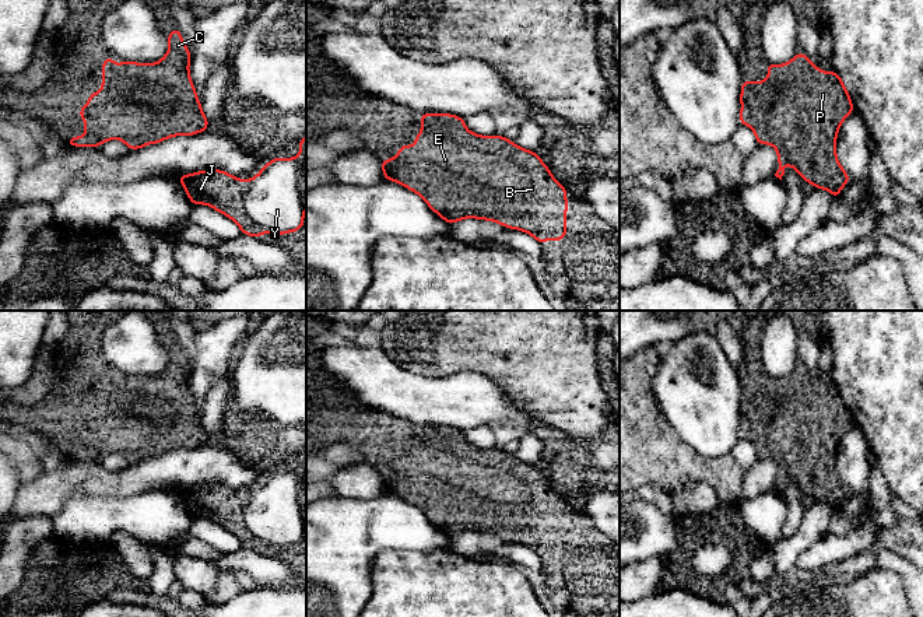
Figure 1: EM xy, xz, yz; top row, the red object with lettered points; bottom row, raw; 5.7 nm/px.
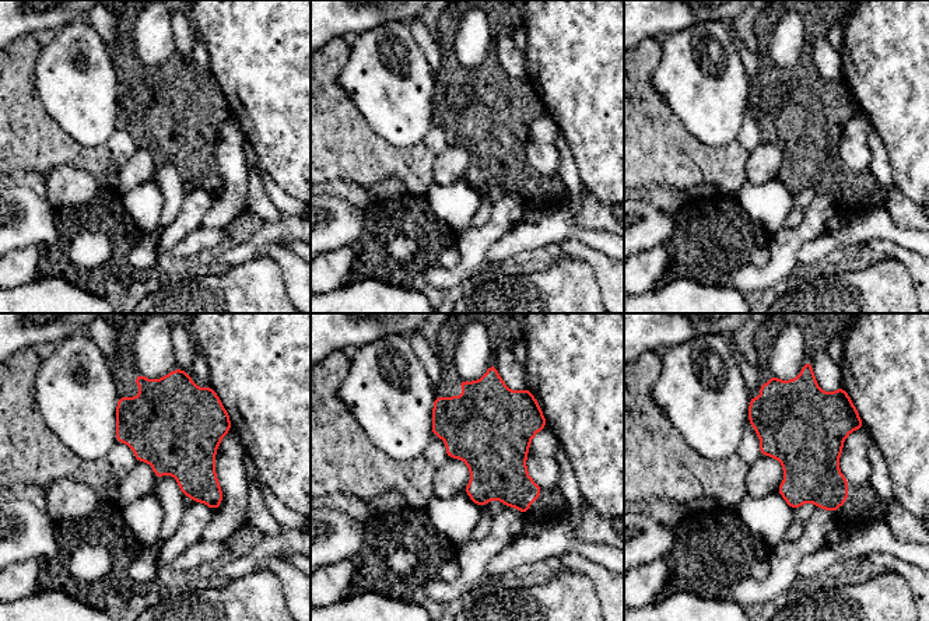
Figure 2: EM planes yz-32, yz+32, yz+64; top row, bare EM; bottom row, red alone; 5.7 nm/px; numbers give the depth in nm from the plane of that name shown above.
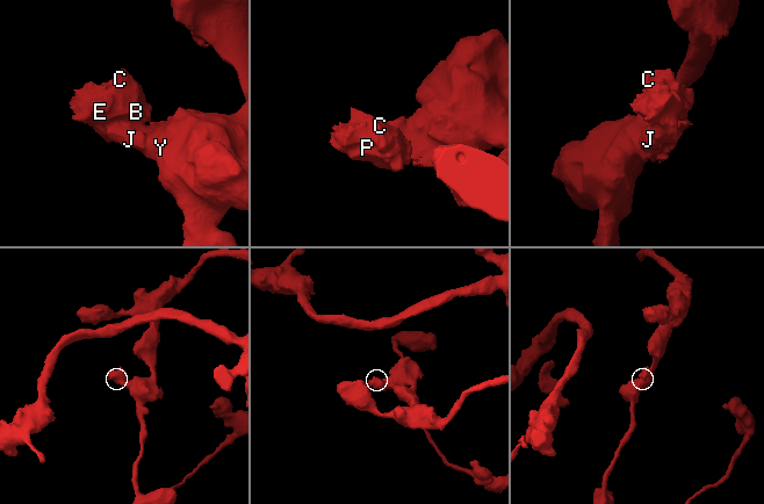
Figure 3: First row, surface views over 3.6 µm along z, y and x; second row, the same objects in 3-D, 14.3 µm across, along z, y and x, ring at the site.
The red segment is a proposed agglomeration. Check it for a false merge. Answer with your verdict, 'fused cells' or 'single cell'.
single cell

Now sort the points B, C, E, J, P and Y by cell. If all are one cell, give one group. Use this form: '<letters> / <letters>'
B C E J P Y

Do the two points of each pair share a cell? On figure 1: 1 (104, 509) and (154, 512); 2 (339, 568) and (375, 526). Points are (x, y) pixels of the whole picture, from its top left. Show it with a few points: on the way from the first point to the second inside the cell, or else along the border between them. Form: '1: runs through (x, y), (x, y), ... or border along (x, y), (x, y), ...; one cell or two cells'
1: runs through (116, 512), (141, 512); one cell
2: runs through (351, 556), (361, 546), (369, 546), (374, 539); one cell

